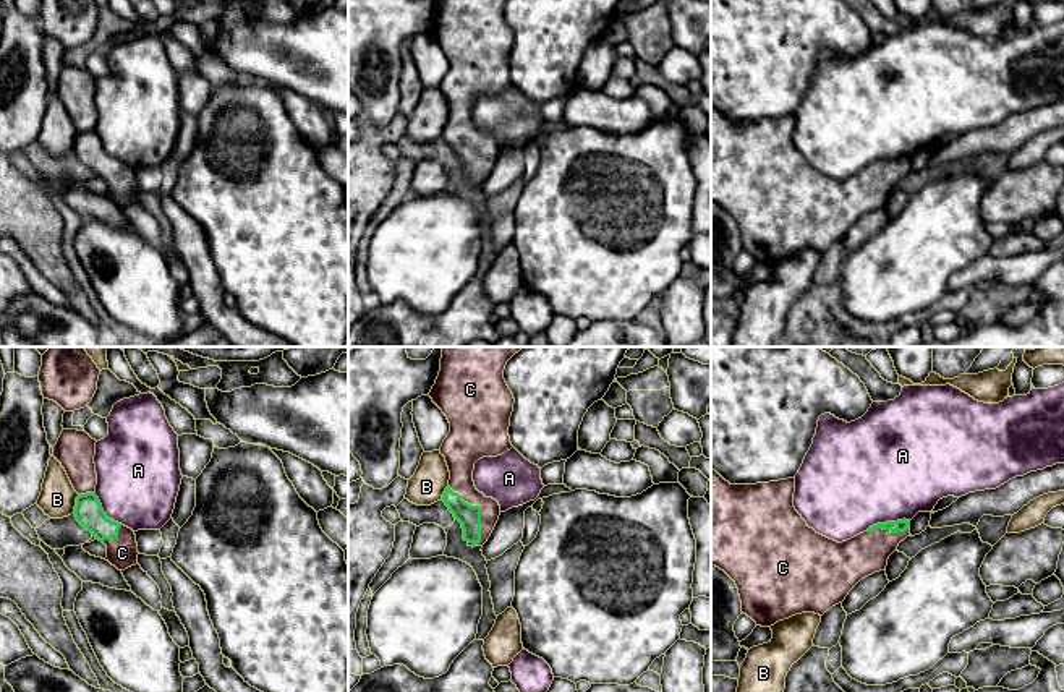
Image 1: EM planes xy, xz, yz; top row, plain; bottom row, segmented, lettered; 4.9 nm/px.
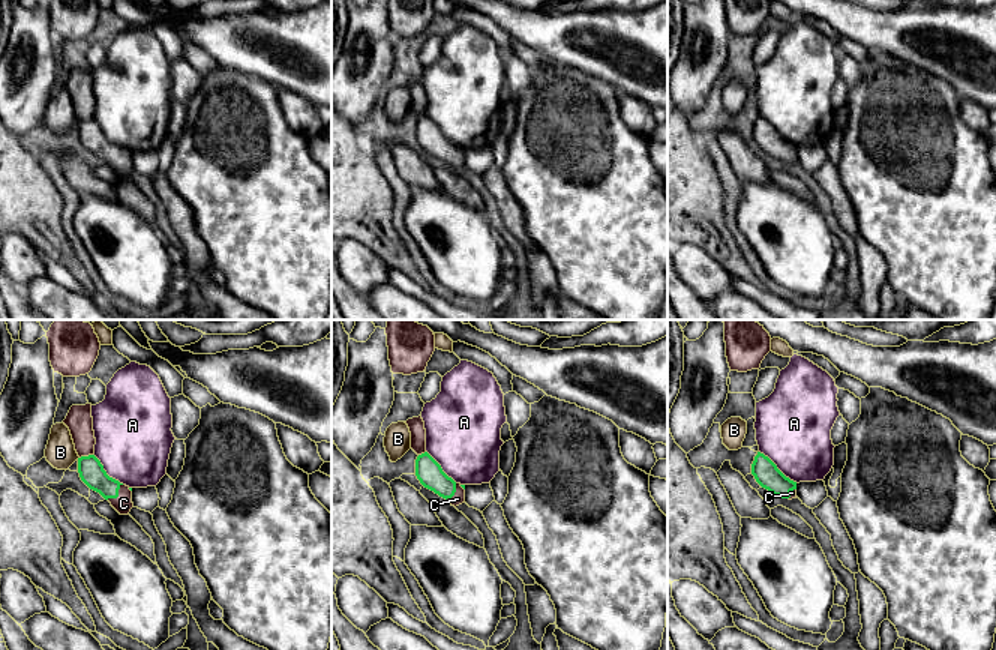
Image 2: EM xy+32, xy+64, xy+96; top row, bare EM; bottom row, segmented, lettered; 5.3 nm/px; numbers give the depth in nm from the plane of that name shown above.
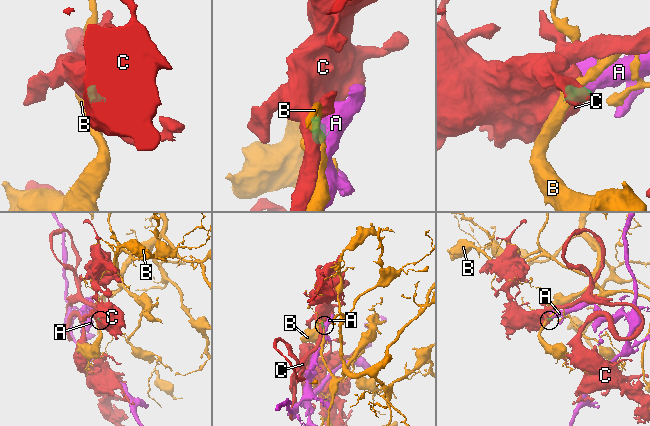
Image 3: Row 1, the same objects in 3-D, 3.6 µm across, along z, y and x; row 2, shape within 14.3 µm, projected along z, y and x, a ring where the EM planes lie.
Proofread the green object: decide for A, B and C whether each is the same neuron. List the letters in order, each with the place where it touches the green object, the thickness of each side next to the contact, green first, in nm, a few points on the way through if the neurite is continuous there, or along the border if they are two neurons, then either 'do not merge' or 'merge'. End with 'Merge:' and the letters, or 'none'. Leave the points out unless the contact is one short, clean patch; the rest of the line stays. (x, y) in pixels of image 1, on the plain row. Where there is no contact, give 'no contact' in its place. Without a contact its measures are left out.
A: contact yz (888, 159); calibres 60 and 500 nm; do not merge
B: contact xy (76, 141); calibres 140 and 180 nm; border xy (80, 132), (72, 149); do not merge
C: contact xz (480, 148); calibres 110 and 130 nm; merge
Merge: C

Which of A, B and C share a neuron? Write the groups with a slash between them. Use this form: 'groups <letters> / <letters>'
groups A / B / C

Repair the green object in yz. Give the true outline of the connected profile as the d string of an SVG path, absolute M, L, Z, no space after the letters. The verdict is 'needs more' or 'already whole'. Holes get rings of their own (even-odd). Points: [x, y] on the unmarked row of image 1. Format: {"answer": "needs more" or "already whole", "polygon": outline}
{"answer": "needs more", "polygon": "M711 105L711 203L724 207L737 222L742 250L756 263L771 264L802 250L823 253L842 240L865 214L884 207L899 180L910 173L910 157L876 160L866 169L837 180L807 162L794 144L795 113L756 122L730 122Z"}

